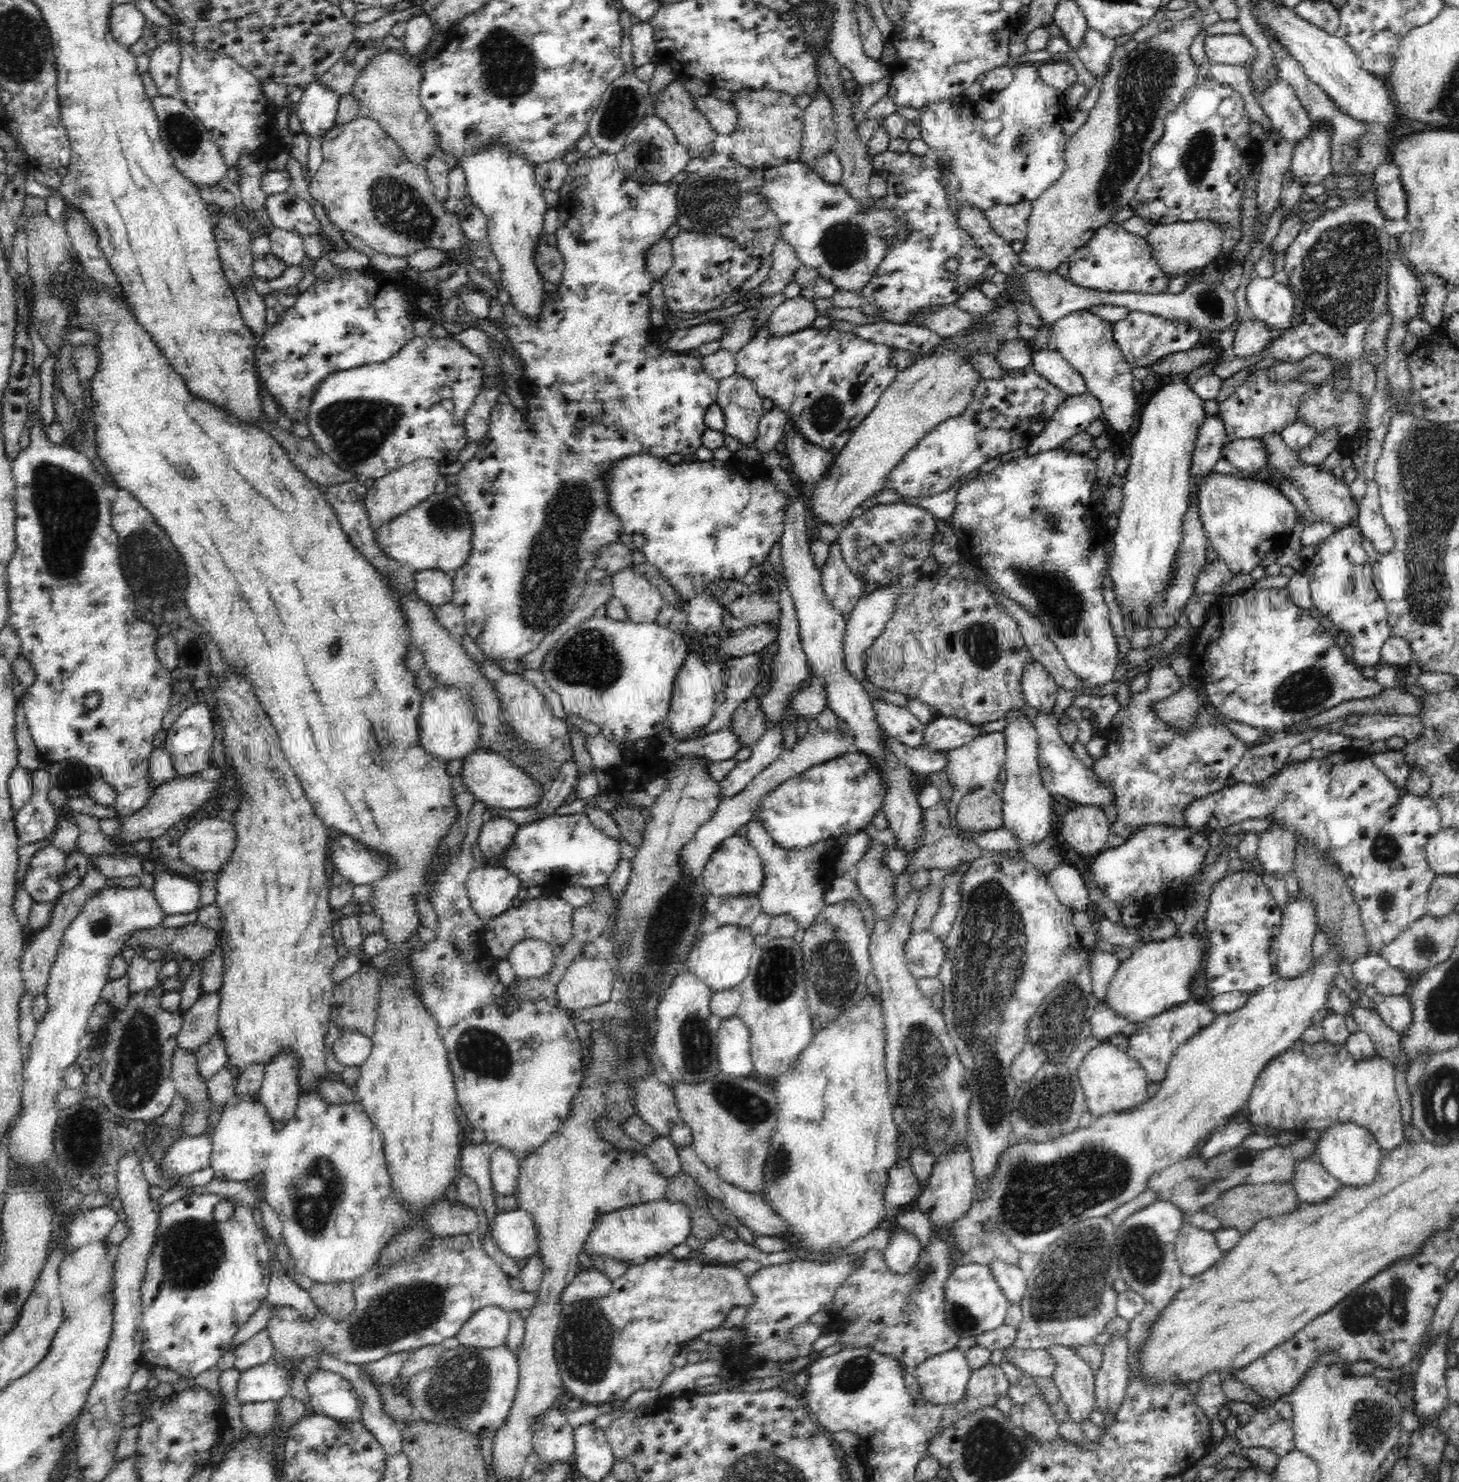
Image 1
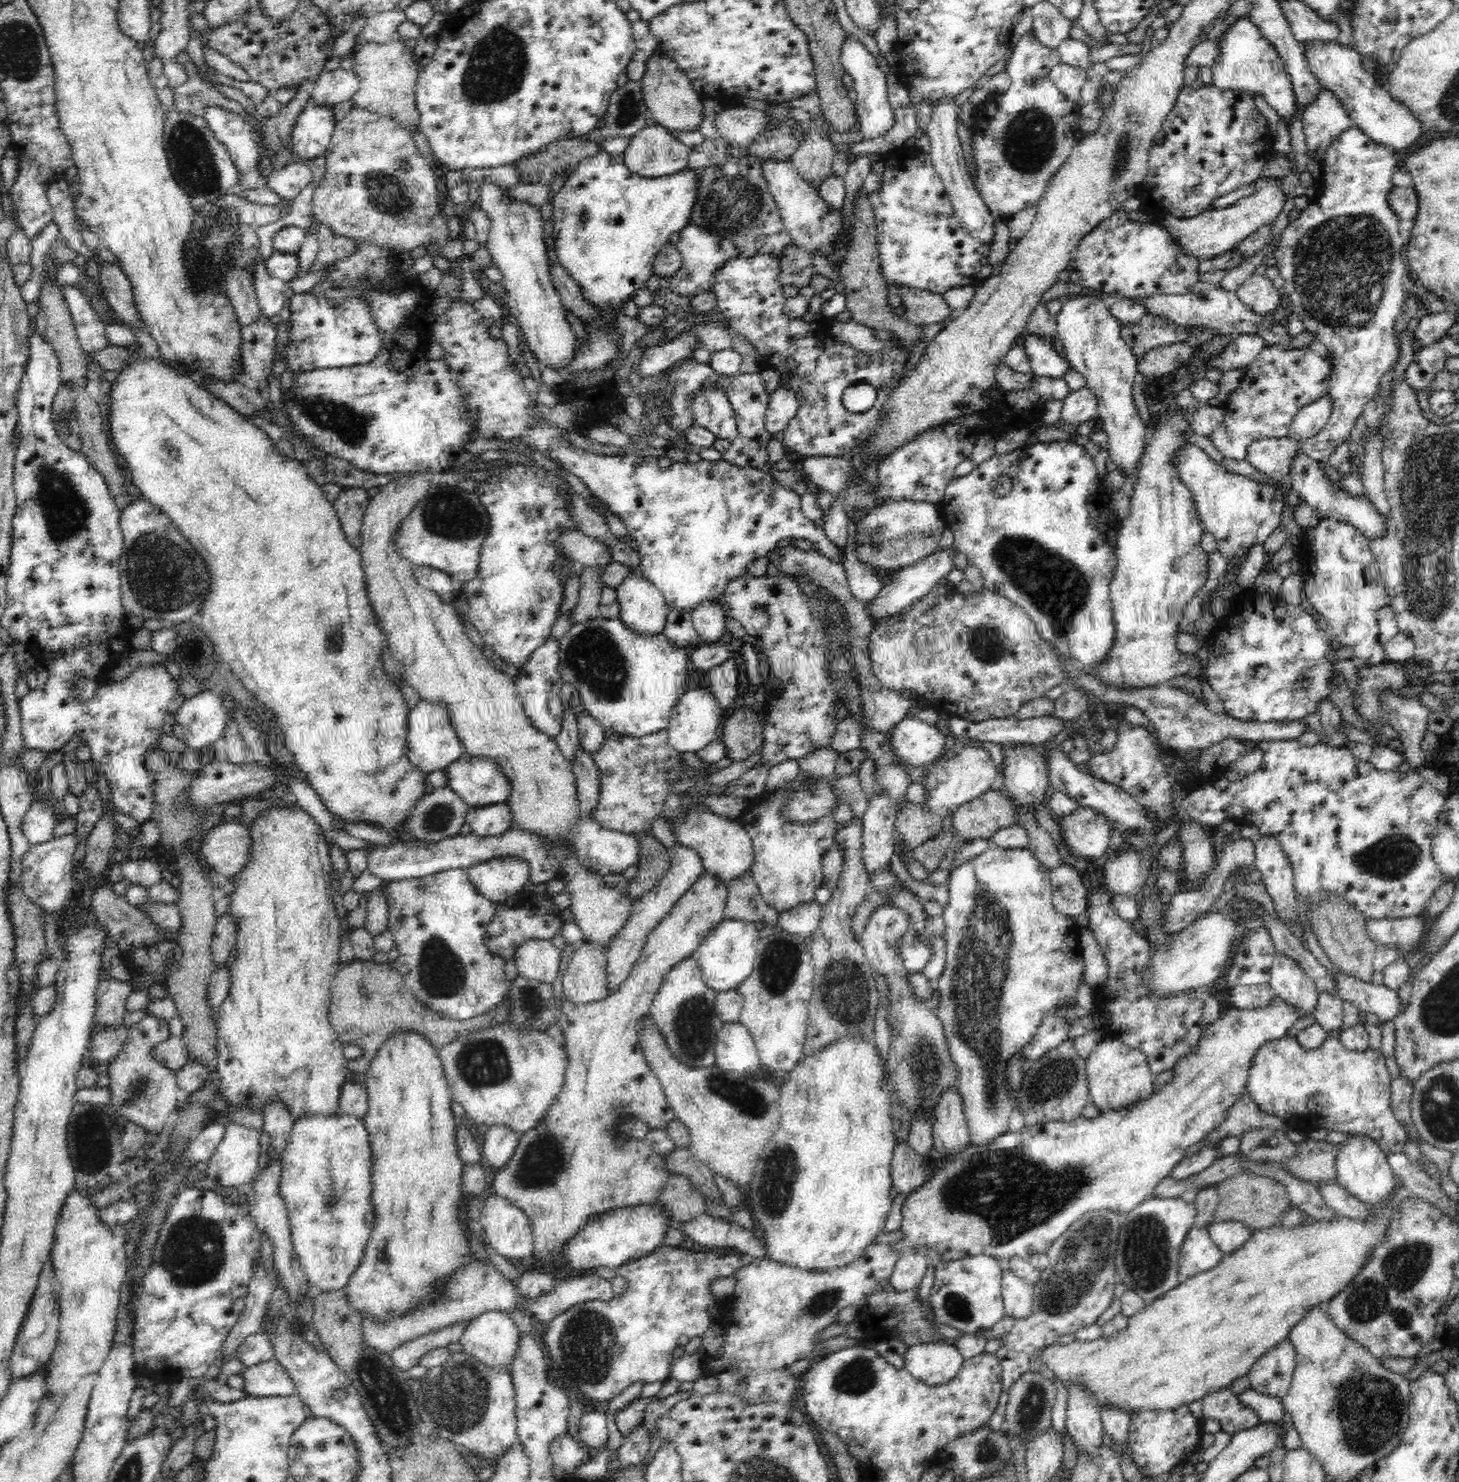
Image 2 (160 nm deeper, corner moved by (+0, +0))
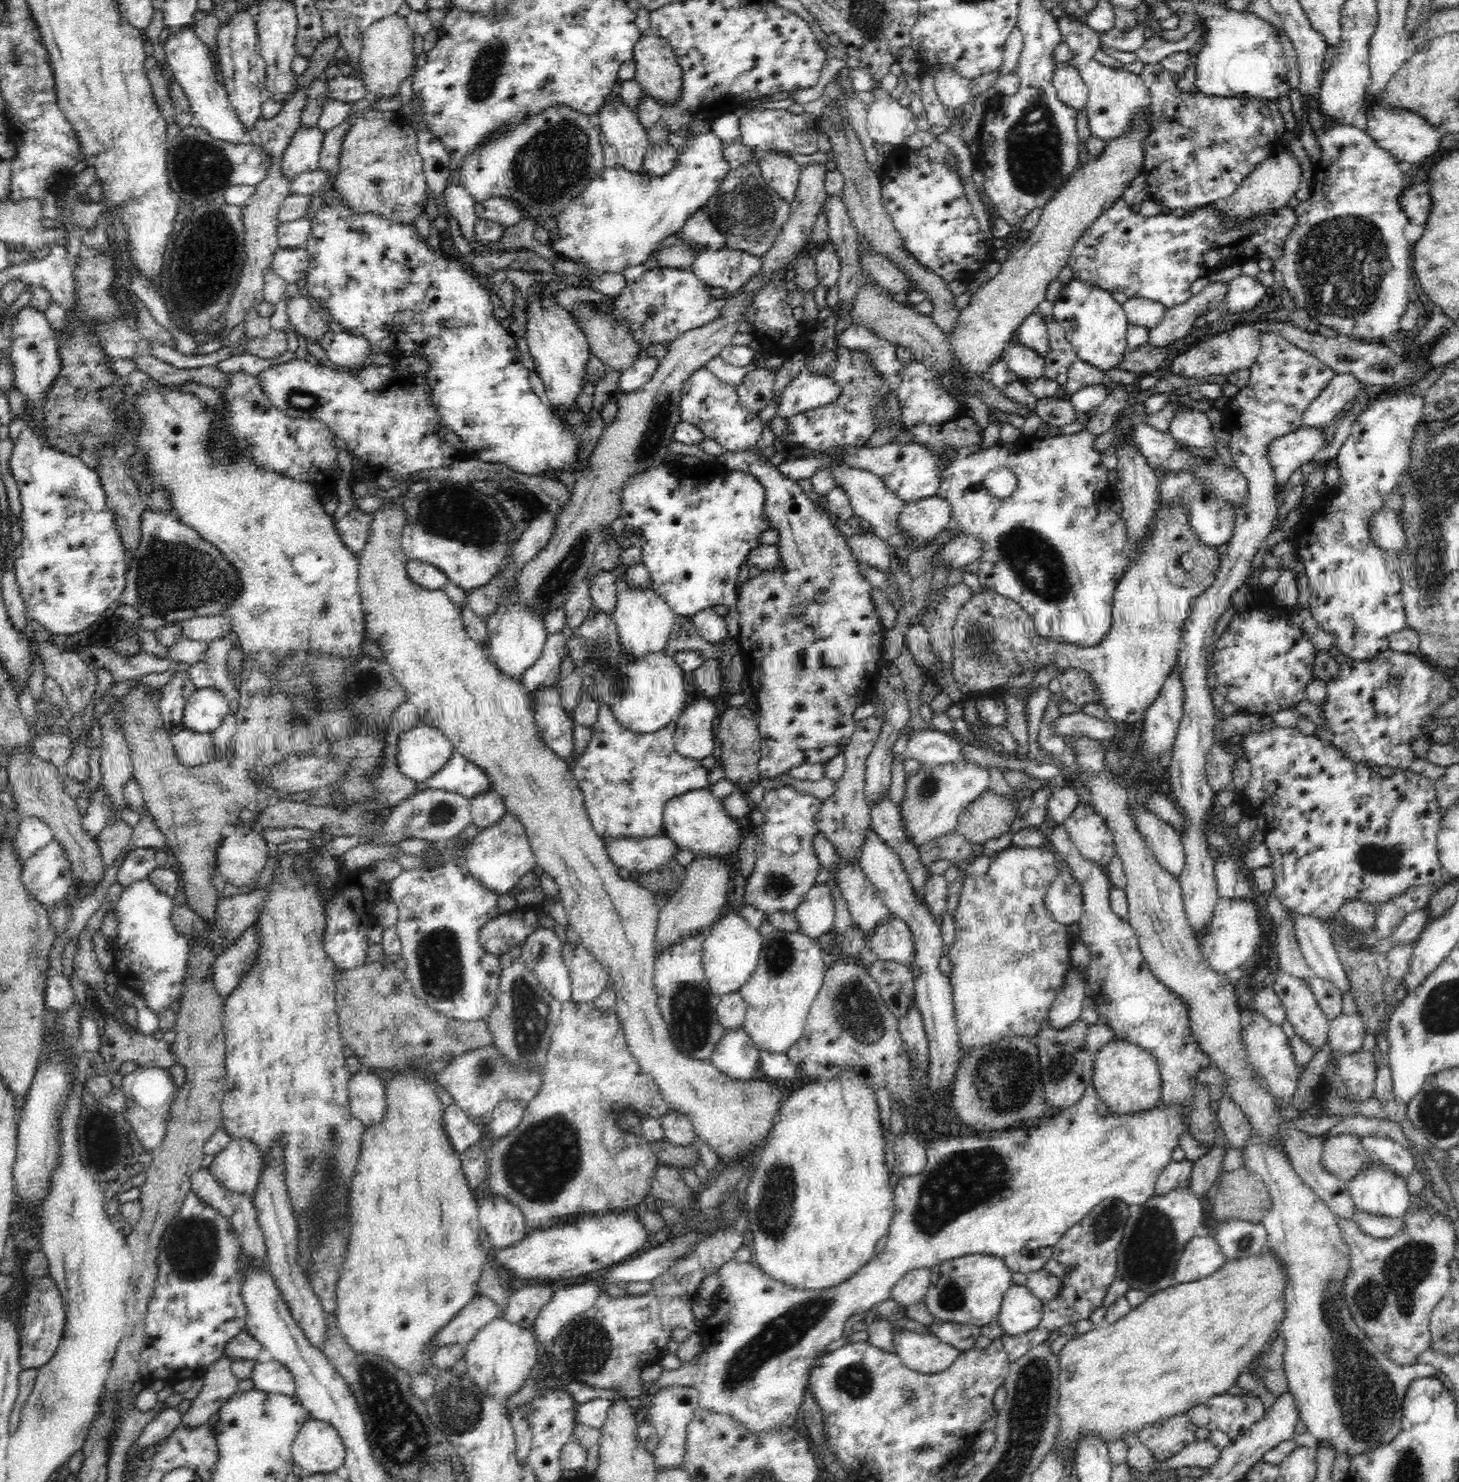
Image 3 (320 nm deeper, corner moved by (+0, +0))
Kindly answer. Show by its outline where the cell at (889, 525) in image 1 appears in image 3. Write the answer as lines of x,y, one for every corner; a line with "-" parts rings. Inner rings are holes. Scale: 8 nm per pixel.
934,495
922,500
906,501
898,514
898,527
902,529
902,535
910,535
914,543
918,543
918,548
922,548
948,526
951,517
950,503

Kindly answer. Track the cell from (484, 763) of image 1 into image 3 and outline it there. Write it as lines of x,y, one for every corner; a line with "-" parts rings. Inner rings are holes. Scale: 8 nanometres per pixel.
456,750
450,755
450,760
447,760
444,768
424,783
426,788
458,793
469,799
492,789
492,783
485,772

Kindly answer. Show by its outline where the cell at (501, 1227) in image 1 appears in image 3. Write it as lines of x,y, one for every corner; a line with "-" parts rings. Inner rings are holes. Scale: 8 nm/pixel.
492,1194
484,1200
478,1200
478,1211
487,1246
506,1248
516,1244
529,1232
522,1210
508,1202
505,1197

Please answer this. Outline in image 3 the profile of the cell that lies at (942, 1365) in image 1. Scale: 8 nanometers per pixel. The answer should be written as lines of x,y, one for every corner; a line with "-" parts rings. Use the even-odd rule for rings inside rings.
903,1330
893,1334
894,1353
906,1367
924,1374
946,1370
961,1353
932,1334

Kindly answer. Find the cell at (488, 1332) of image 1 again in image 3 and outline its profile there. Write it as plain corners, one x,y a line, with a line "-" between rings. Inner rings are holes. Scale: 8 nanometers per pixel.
500,1316
490,1320
466,1345
465,1360
468,1378
471,1378
488,1396
510,1398
524,1386
532,1368
538,1364
538,1348
533,1331
512,1324

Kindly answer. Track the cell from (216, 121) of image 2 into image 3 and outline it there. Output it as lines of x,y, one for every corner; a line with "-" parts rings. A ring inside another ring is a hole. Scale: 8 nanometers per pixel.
184,27
171,32
163,48
169,68
173,71
174,80
183,88
190,102
193,115
191,123
204,128
217,140
240,146
242,137
247,133
246,128
238,120
238,114
229,101
225,85
220,84
215,77
215,68
210,60
208,46
201,42
193,27

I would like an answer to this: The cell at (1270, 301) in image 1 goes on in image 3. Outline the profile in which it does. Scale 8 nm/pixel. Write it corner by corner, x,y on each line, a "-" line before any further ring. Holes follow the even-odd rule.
1240,275
1227,282
1227,291
1221,303
1223,311
1228,313
1250,310
1264,298
1266,287
1255,277

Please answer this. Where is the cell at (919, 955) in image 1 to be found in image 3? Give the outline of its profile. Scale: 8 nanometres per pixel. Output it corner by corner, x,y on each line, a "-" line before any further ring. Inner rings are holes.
888,913
883,923
877,924
865,937
865,946
880,960
890,960
912,966
915,960
915,940
908,923
898,915

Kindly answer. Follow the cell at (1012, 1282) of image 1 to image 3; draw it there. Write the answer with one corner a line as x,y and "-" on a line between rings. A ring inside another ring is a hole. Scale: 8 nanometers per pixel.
1012,1284
1004,1295
997,1320
1003,1334
1030,1332
1042,1320
1042,1301
1026,1285

